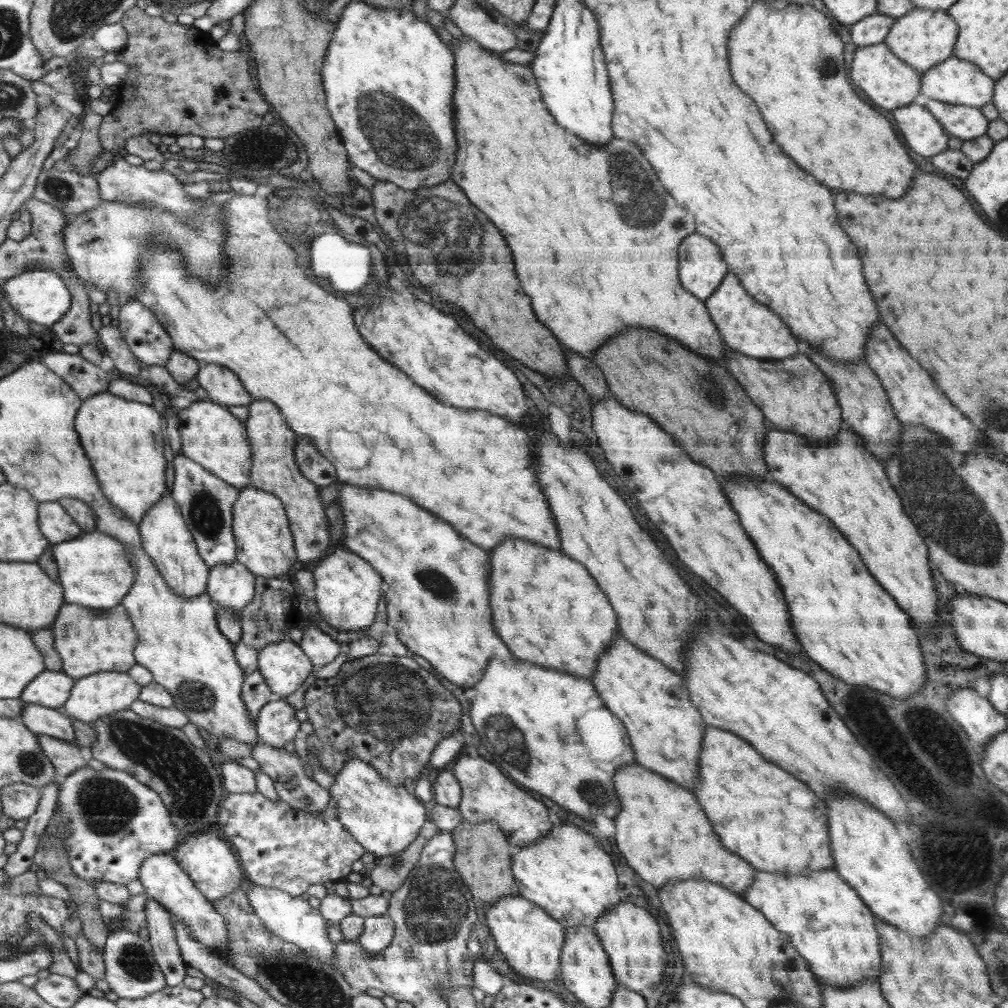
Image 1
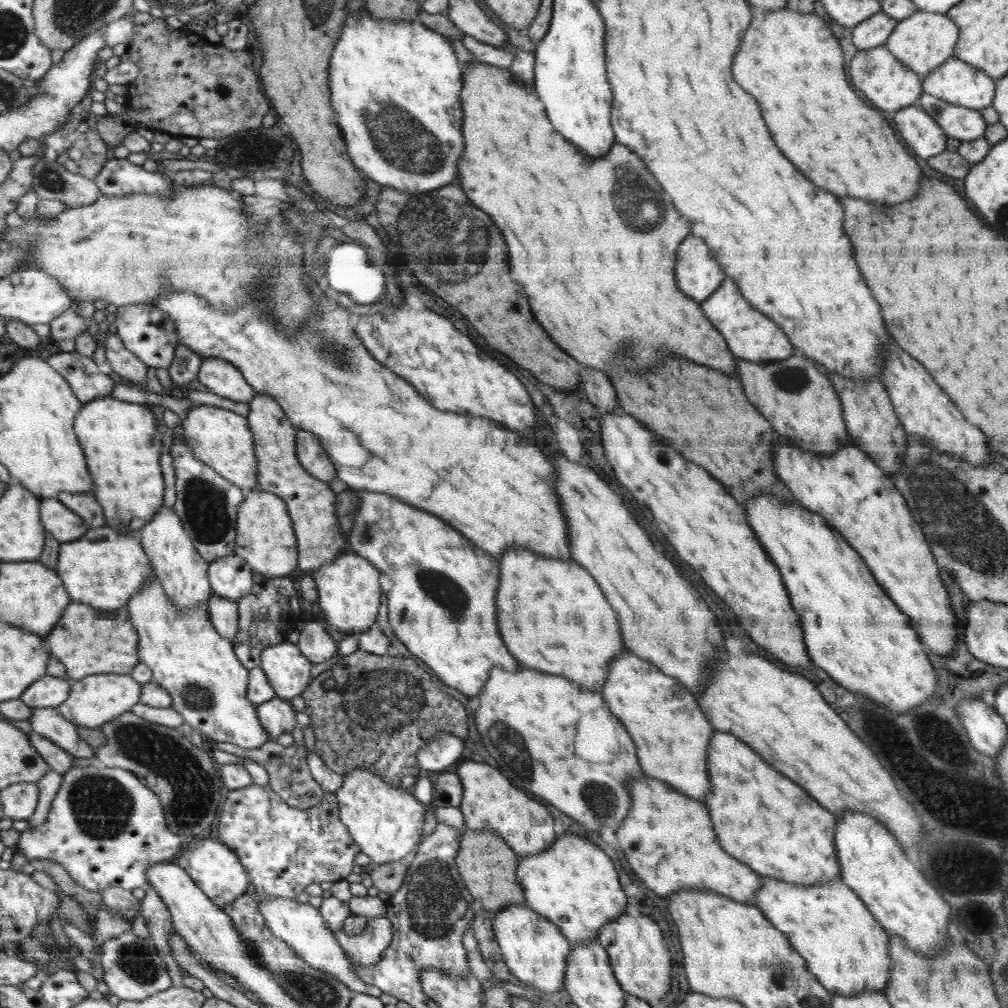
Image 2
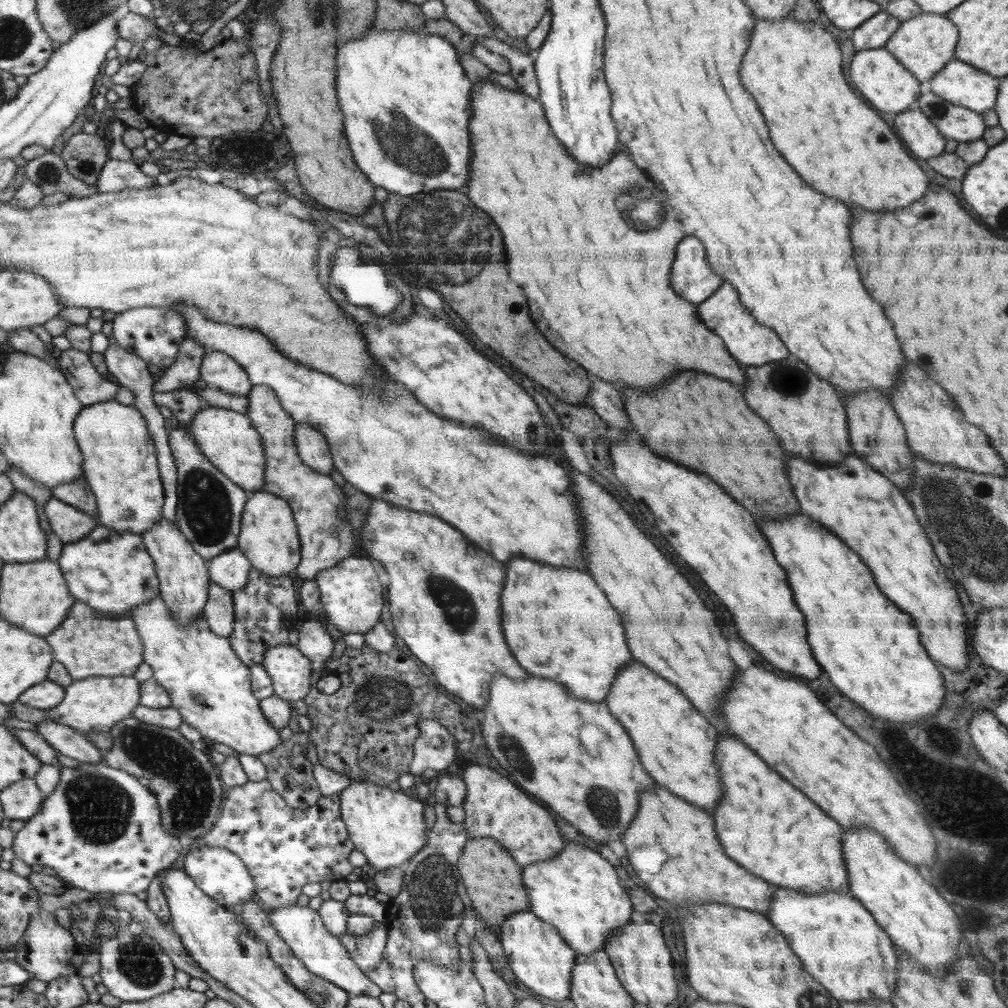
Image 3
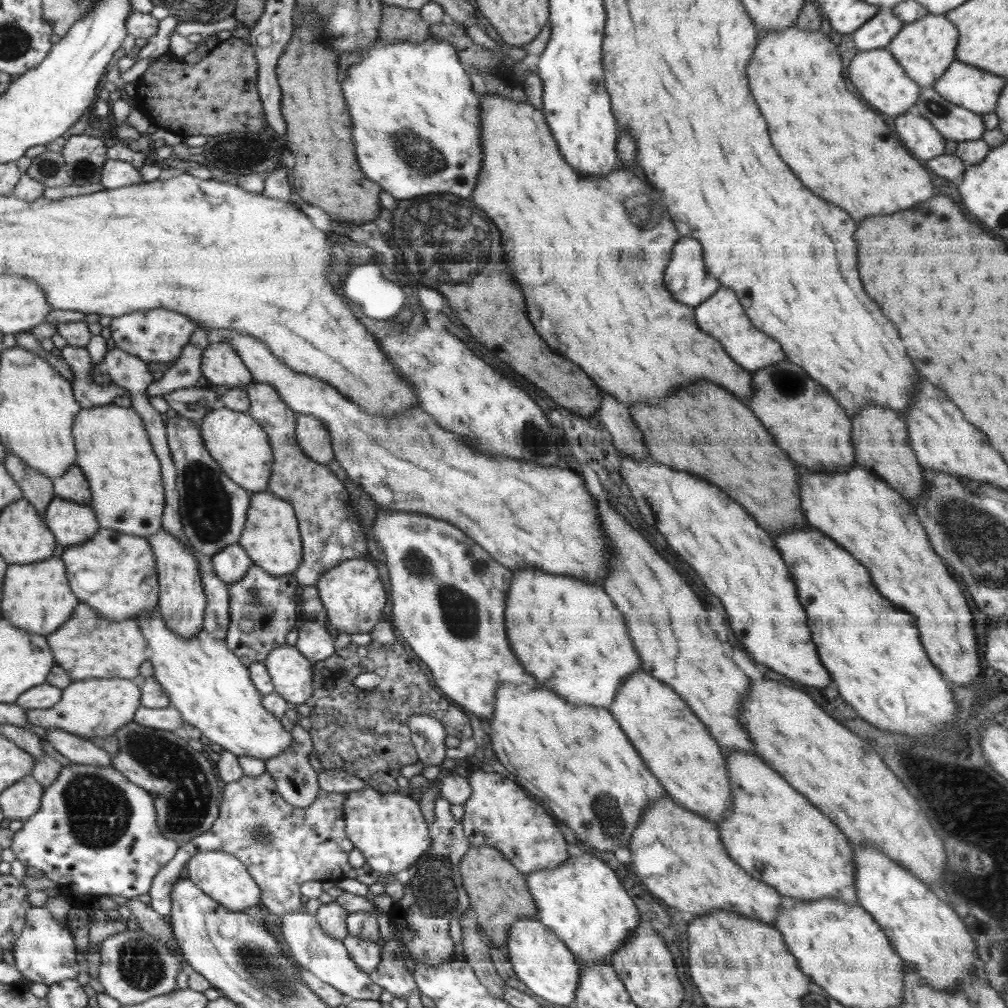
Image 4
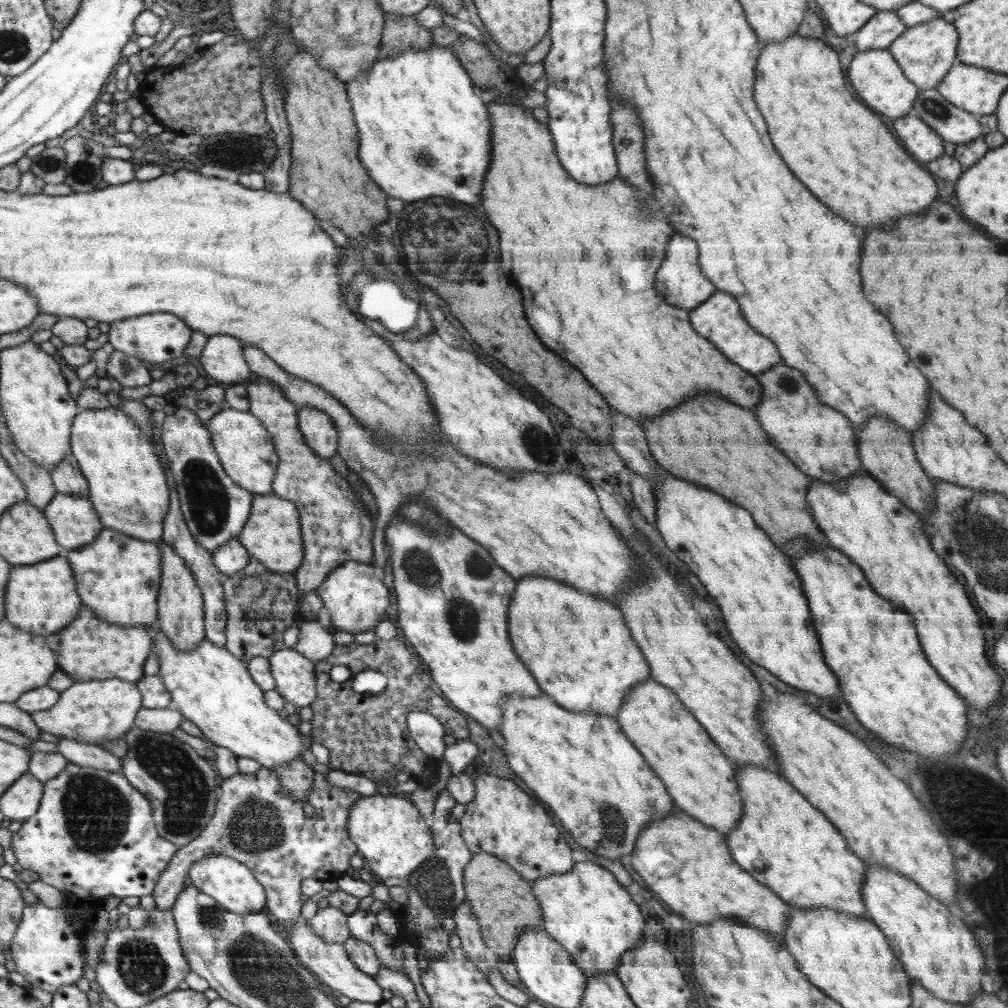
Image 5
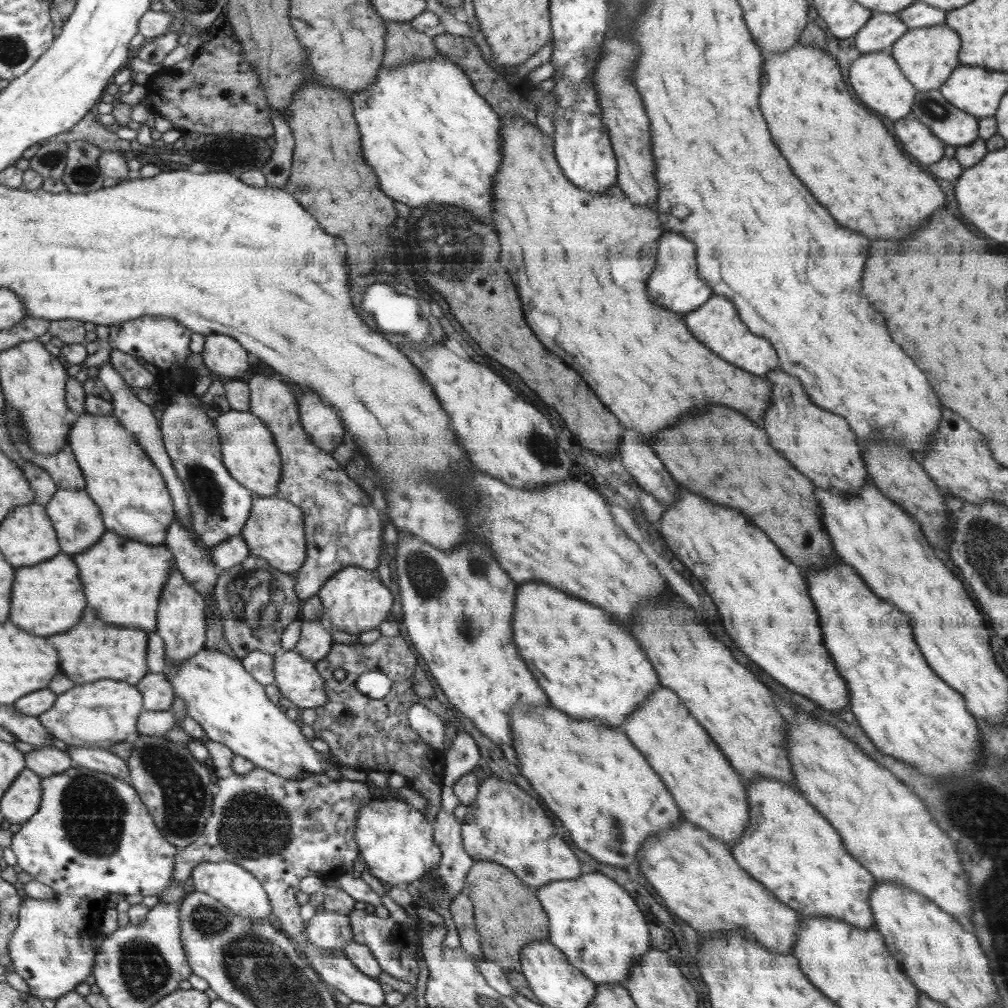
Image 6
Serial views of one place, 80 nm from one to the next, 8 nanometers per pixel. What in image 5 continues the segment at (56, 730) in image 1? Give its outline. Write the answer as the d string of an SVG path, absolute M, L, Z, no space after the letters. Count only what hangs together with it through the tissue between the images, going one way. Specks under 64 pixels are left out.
M58 736L58 740L57 750L68 759L69 763L122 773L121 758L111 751L104 750L101 745L76 742L63 736Z

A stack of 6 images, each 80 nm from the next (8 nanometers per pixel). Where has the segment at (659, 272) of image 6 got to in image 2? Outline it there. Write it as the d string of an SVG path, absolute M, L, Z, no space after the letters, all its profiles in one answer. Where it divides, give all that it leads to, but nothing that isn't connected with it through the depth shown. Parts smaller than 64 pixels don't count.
M690 235L680 246L680 266L675 266L675 278L680 278L680 291L703 303L723 285L727 276L711 255L703 238Z

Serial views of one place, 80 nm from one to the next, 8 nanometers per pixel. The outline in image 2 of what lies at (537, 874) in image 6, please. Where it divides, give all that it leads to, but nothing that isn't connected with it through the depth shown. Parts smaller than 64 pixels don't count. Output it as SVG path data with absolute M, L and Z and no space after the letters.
M470 757L470 760L465 760L459 767L455 767L455 772L463 784L463 803L458 808L464 815L464 826L468 829L490 828L496 831L519 858L548 851L555 845L558 836L554 836L554 822L548 810L536 800L530 800L522 789L514 788L512 782L497 768L475 762Z

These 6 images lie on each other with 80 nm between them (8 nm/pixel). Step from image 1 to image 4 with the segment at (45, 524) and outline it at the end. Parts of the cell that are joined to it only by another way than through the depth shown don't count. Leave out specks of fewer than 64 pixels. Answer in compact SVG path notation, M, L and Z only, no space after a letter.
M55 497L46 509L46 523L62 546L80 545L99 532L99 521L90 505Z

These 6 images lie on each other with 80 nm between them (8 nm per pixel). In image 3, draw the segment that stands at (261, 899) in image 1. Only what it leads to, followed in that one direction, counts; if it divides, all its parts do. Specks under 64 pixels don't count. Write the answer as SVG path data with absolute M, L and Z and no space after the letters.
M303 902L300 906L296 904L290 907L282 907L282 909L266 911L268 913L268 918L271 918L272 924L275 926L275 929L278 931L280 936L284 939L284 942L291 947L291 951L294 955L296 955L296 958L299 958L304 963L304 966L307 967L308 970L312 971L312 974L318 974L322 978L328 979L328 982L332 982L332 984L339 986L342 990L348 991L350 997L372 996L374 998L378 998L378 996L382 994L382 988L375 982L372 982L366 975L366 972L359 969L359 966L349 954L347 947L342 946L338 937L332 934L331 931L323 925L323 920L320 920L318 911L310 910L305 902Z

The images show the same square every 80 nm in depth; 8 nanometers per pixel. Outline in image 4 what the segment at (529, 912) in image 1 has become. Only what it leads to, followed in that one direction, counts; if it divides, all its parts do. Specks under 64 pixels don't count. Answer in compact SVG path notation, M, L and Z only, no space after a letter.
M537 918L520 919L511 927L505 949L508 949L514 972L532 994L558 1006L574 1003L582 969L575 953L550 927L544 926Z

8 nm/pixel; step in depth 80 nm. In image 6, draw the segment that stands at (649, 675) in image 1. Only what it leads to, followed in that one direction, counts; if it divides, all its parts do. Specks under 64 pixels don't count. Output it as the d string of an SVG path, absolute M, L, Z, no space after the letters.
M661 685L644 700L638 712L633 712L623 722L621 729L627 737L647 757L651 767L668 782L668 790L676 794L676 802L680 802L680 810L684 810L683 818L688 822L696 822L703 830L710 830L710 834L728 846L734 846L743 837L750 821L748 797L746 788L740 782L738 774L732 770L730 760L723 753L715 739L707 733L707 729L689 711L686 704L668 687Z

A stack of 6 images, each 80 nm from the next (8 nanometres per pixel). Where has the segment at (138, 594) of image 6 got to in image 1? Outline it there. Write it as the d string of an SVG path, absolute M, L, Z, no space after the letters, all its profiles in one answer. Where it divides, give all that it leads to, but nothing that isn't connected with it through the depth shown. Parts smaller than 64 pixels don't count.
M98 530L83 533L71 540L72 542L64 541L53 545L54 556L52 557L52 560L58 564L58 572L60 576L57 578L60 578L60 582L64 582L64 584L61 584L64 590L68 590L68 604L82 604L82 606L92 606L92 608L95 609L112 609L114 606L120 605L120 602L123 602L122 598L126 597L130 590L133 588L137 576L137 572L135 568L132 567L130 558L128 558L129 550L127 549L127 546L123 542L120 542L116 537L107 535L106 533L100 532Z

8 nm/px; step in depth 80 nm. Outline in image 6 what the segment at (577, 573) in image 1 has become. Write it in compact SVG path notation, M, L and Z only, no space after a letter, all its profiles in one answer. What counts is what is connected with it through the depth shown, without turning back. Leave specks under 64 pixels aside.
M550 583L518 585L520 598L516 598L516 646L520 646L520 654L524 654L524 662L536 670L536 678L540 678L540 686L548 690L550 704L574 718L584 720L600 720L609 726L621 728L627 717L641 708L646 700L659 686L659 675L655 667L640 650L636 640L618 624L612 622L612 616L600 610L594 604L582 602L583 599L572 598L572 594L564 594L564 590Z

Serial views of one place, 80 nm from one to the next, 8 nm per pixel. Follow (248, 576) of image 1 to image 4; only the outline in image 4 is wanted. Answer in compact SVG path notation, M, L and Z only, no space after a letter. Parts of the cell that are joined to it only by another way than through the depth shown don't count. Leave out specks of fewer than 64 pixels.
M238 543L216 553L210 562L215 575L226 584L239 581L253 566L251 558Z

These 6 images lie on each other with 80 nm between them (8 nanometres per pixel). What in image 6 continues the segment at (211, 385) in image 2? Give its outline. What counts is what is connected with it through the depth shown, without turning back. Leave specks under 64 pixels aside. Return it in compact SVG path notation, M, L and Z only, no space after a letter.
M214 333L207 336L201 355L208 370L223 380L240 379L250 368L246 348L227 334Z

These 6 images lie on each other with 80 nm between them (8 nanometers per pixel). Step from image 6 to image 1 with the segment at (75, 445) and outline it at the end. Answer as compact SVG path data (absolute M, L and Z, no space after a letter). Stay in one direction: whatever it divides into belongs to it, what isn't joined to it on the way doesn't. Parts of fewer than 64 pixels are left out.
M108 391L83 401L84 410L80 410L80 418L75 418L75 429L80 430L80 442L84 442L83 449L98 474L103 494L121 514L139 525L166 492L162 418L152 405L132 402Z

